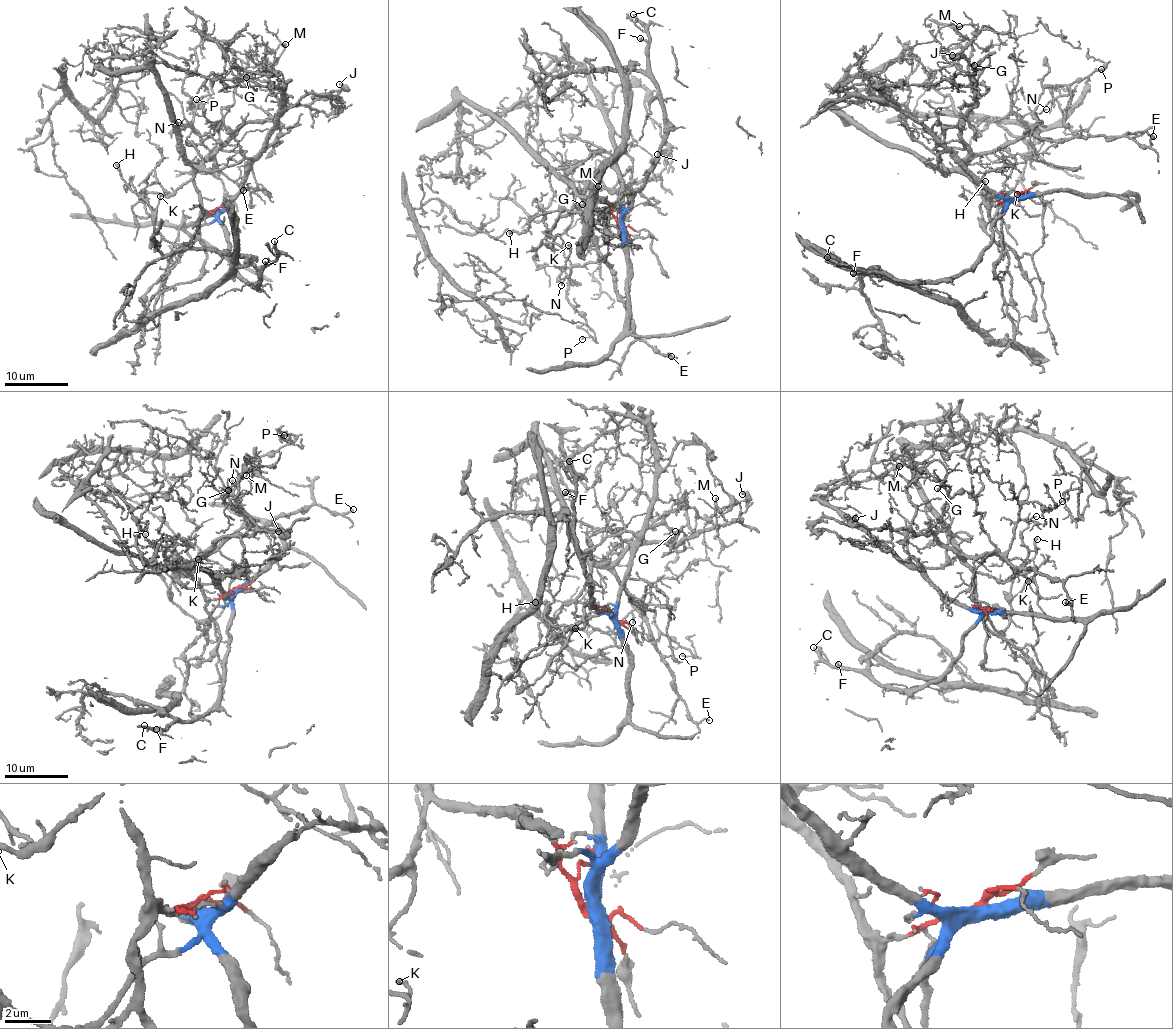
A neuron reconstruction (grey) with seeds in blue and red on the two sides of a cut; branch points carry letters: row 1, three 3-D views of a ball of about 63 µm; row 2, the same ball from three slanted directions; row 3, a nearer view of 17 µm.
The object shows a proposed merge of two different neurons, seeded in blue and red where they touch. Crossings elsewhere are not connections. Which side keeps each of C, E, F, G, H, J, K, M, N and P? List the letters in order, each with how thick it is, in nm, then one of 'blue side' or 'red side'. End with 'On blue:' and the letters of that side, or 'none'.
C: calibre 200 nm; blue side
E: calibre 160 nm; red side
F: calibre 120 nm; blue side
G: calibre 150 nm; red side
H: calibre 320 nm; blue side
J: calibre 240 nm; red side
K: calibre 70 nm; red side
M: calibre 120 nm; red side
N: calibre 120 nm; red side
P: calibre 120 nm; red side
On blue: C, F, H

